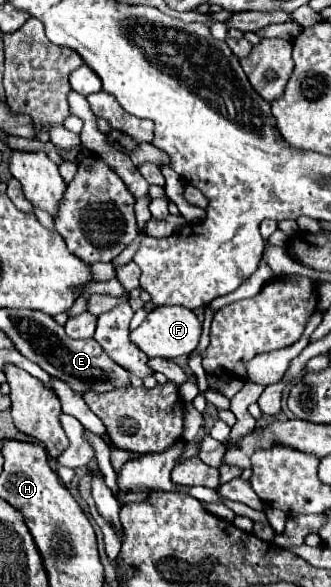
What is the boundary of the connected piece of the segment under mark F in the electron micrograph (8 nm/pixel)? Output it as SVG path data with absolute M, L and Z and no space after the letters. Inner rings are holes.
M173 305L173 307L157 307L151 311L145 321L131 331L131 343L135 343L145 355L149 357L163 357L163 359L175 359L181 355L189 355L201 337L201 323L195 317L193 311Z

